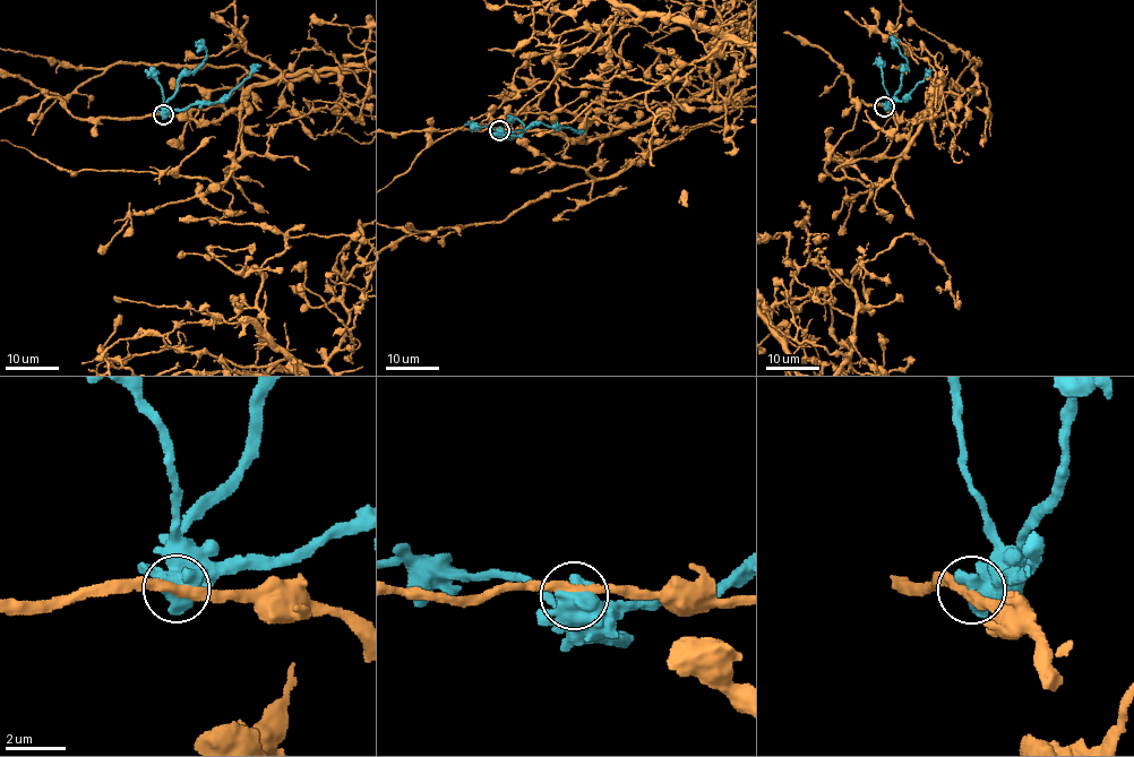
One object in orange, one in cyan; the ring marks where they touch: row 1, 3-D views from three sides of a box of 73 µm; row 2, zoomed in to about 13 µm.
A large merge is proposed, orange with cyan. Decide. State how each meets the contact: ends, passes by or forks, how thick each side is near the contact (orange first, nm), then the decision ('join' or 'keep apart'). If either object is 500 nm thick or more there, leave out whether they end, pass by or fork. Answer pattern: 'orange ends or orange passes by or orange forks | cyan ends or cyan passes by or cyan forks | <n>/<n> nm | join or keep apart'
320/700 nm | keep apart

